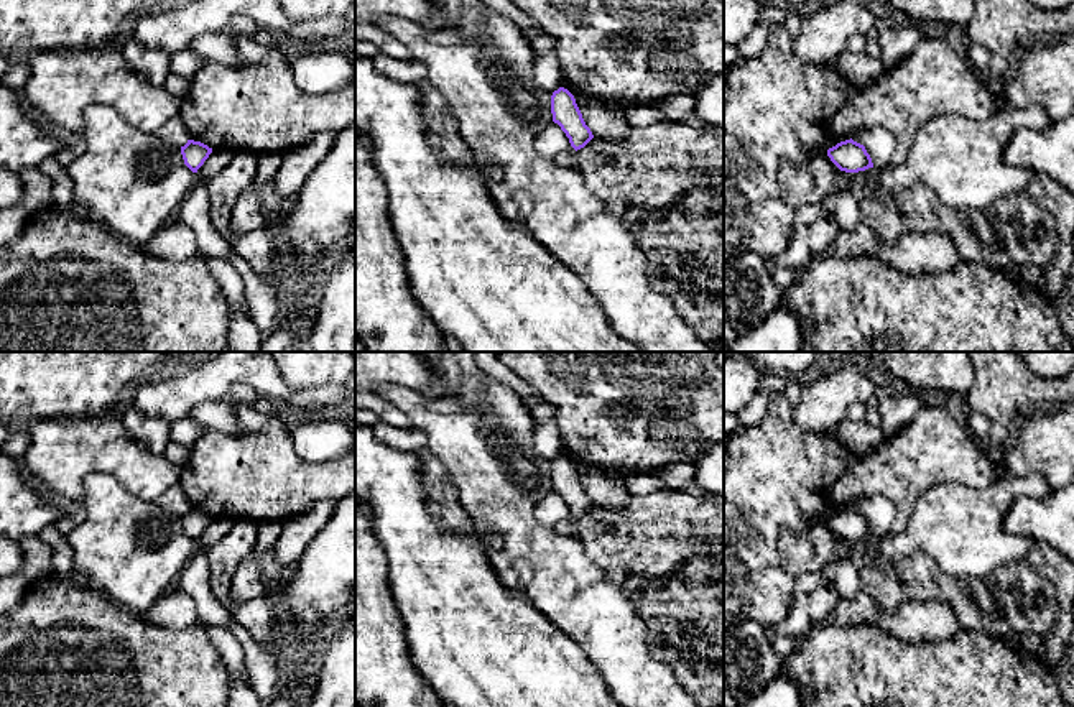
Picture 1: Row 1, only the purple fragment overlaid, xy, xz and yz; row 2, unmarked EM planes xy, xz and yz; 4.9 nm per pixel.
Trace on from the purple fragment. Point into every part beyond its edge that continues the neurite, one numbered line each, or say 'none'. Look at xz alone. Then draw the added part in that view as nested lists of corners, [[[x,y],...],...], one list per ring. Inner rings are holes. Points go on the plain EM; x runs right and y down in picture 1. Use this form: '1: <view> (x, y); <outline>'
none

